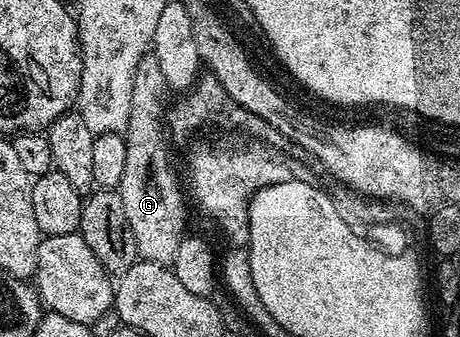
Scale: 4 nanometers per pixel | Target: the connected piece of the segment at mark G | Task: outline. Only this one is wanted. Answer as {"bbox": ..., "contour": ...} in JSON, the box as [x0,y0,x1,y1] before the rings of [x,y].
{"bbox":[118,52,188,265],"contour":[[[147,52],[144,54],[138,67],[134,71],[134,79],[132,83],[132,99],[130,99],[130,117],[128,119],[128,127],[123,139],[125,141],[125,153],[127,154],[127,160],[124,161],[124,172],[121,177],[121,181],[118,186],[118,192],[121,200],[124,204],[124,213],[128,219],[129,227],[132,229],[133,236],[136,237],[136,245],[139,258],[150,260],[153,263],[165,263],[167,265],[173,264],[176,257],[176,249],[180,249],[180,241],[187,234],[188,228],[186,228],[186,203],[182,200],[182,187],[178,184],[178,179],[174,176],[174,167],[170,164],[170,147],[166,144],[166,135],[168,139],[168,123],[162,120],[162,99],[160,96],[165,96],[166,82],[164,81],[164,75],[160,70],[160,63],[156,60],[153,52]]]}

